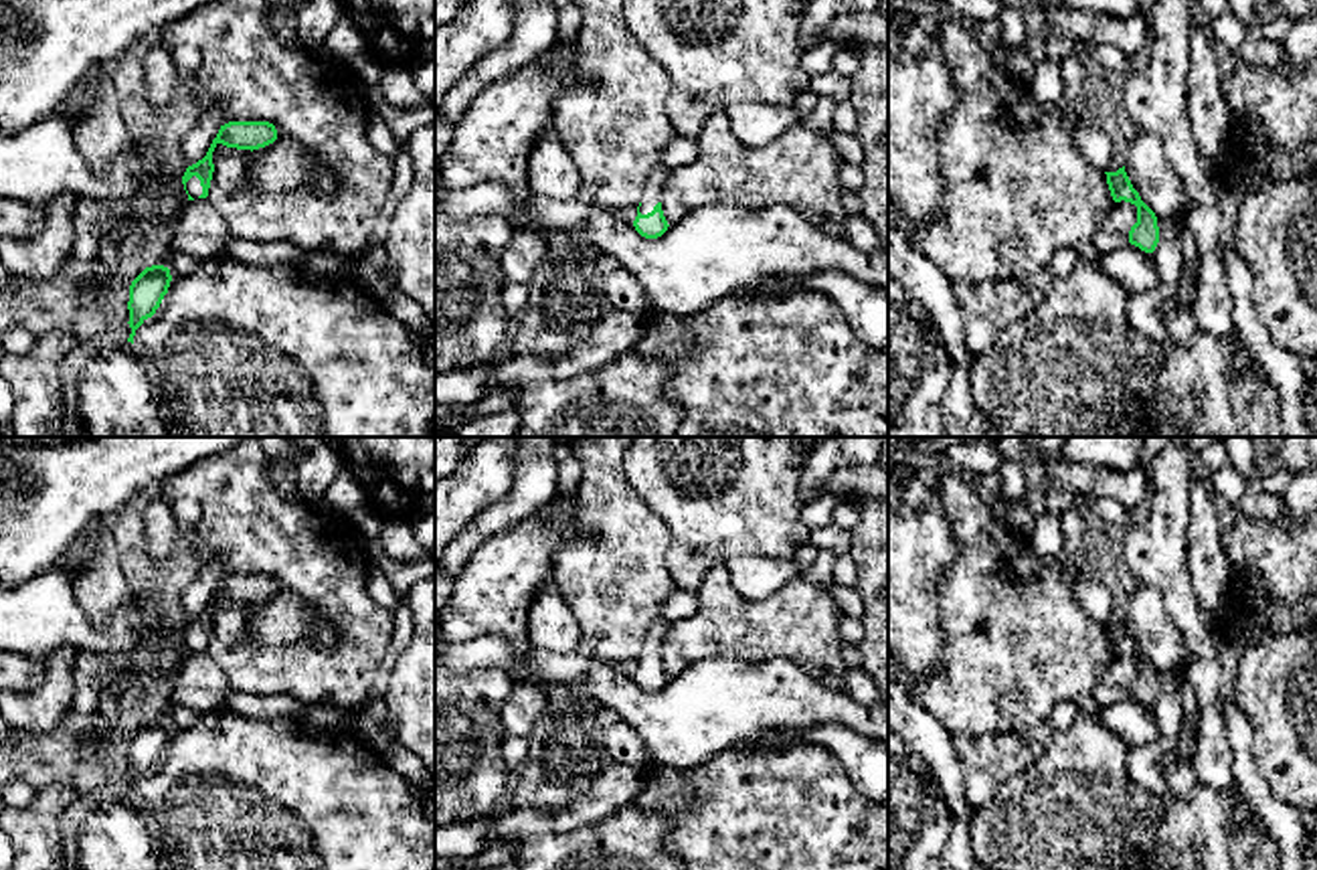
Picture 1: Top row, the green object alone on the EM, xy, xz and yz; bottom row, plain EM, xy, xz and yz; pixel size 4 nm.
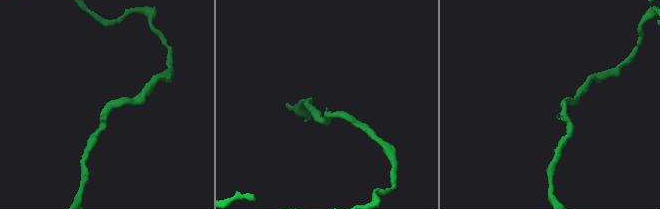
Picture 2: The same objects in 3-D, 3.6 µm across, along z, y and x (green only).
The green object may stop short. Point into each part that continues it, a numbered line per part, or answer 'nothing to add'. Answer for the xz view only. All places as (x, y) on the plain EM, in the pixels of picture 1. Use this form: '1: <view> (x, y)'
1: xz (654, 642)

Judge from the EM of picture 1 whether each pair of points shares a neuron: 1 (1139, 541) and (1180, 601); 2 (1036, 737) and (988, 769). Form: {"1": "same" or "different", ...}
{"1": "same", "2": "same"}

